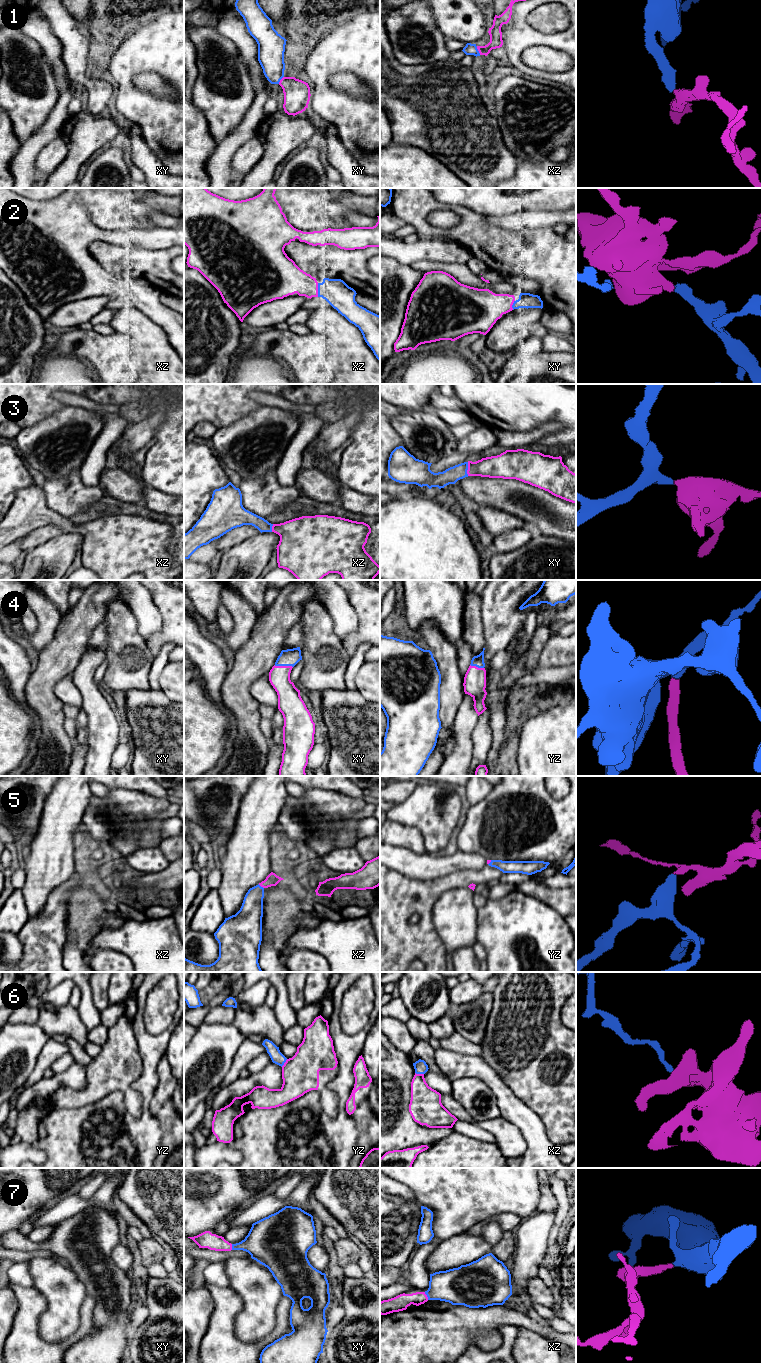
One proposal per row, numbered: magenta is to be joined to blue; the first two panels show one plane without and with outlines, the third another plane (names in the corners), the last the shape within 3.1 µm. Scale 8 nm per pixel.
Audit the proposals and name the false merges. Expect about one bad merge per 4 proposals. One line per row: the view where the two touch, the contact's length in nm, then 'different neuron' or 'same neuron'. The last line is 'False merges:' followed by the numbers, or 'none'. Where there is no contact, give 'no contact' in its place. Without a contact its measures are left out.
1: contact in xz; length 80 nm; same neuron
2: contact in xz; length 110 nm; same neuron
3: contact in xy; length 110 nm; same neuron
4: contact in xy; length 150 nm; same neuron
5: contact in xz; length 60 nm; same neuron
6: contact in xz; length 70 nm; different neuron
7: contact in xz; length 70 nm; same neuron
False merges: 6

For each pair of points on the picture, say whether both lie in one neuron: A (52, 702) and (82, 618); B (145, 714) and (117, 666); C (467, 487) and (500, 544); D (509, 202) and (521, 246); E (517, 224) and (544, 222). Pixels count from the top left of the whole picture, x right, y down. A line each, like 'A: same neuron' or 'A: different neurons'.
A: same neuron
B: different neurons
C: different neurons
D: different neurons
E: same neuron

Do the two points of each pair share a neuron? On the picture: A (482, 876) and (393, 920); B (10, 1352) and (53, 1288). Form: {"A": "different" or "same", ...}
{"A": "same", "B": "different"}

